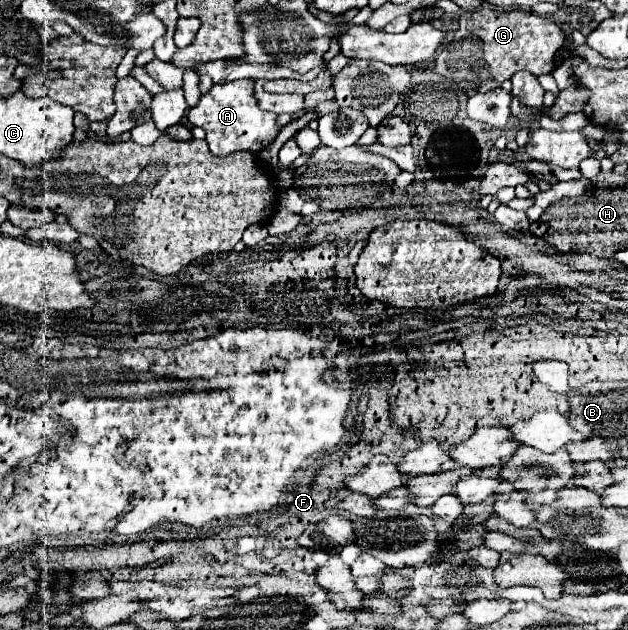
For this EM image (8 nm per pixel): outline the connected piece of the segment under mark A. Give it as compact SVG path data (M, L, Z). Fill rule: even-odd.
M250 78L214 84L206 94L200 96L200 102L188 110L190 124L200 126L206 132L206 140L214 156L228 156L232 152L262 152L282 130L276 118L278 116L274 112L258 108L258 100L254 98L254 80Z

